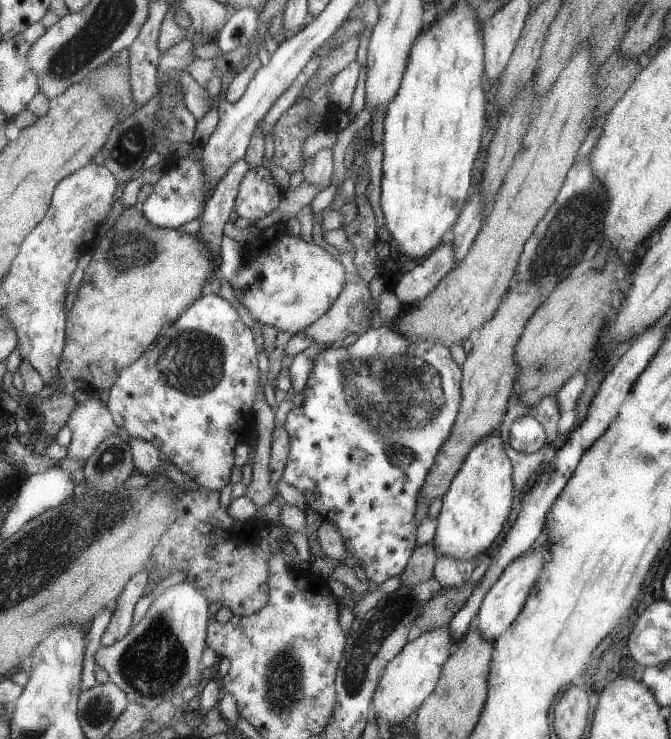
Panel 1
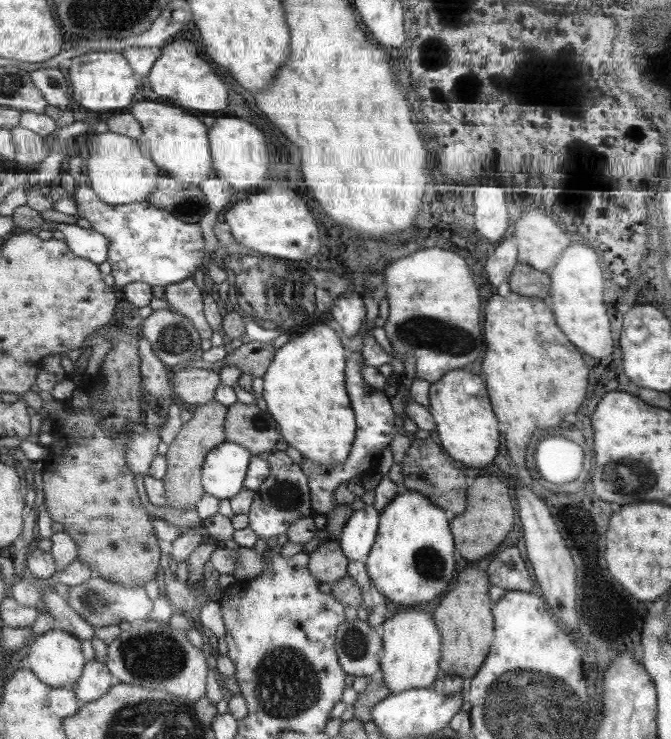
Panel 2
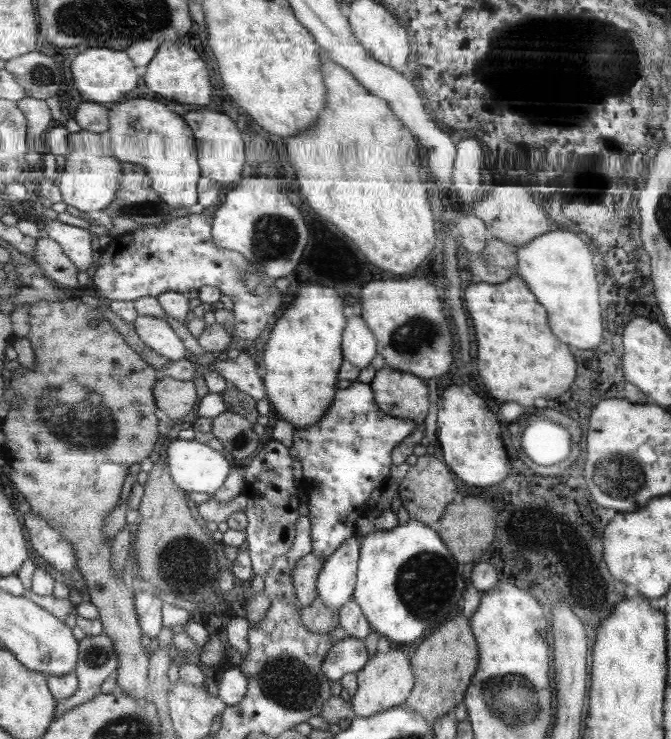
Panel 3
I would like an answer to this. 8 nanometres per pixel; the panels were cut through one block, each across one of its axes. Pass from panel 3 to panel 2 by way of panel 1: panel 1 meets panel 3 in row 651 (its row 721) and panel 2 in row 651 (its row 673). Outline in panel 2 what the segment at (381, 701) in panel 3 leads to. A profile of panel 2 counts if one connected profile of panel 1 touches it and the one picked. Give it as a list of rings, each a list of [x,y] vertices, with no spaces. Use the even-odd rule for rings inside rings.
[[[407,607],[401,609],[392,618],[385,620],[380,627],[382,629],[381,650],[379,657],[379,669],[382,672],[383,683],[390,694],[403,693],[409,689],[427,688],[433,686],[438,680],[439,661],[441,660],[442,638],[438,631],[437,624],[434,623],[433,614],[428,609],[419,607]]]

